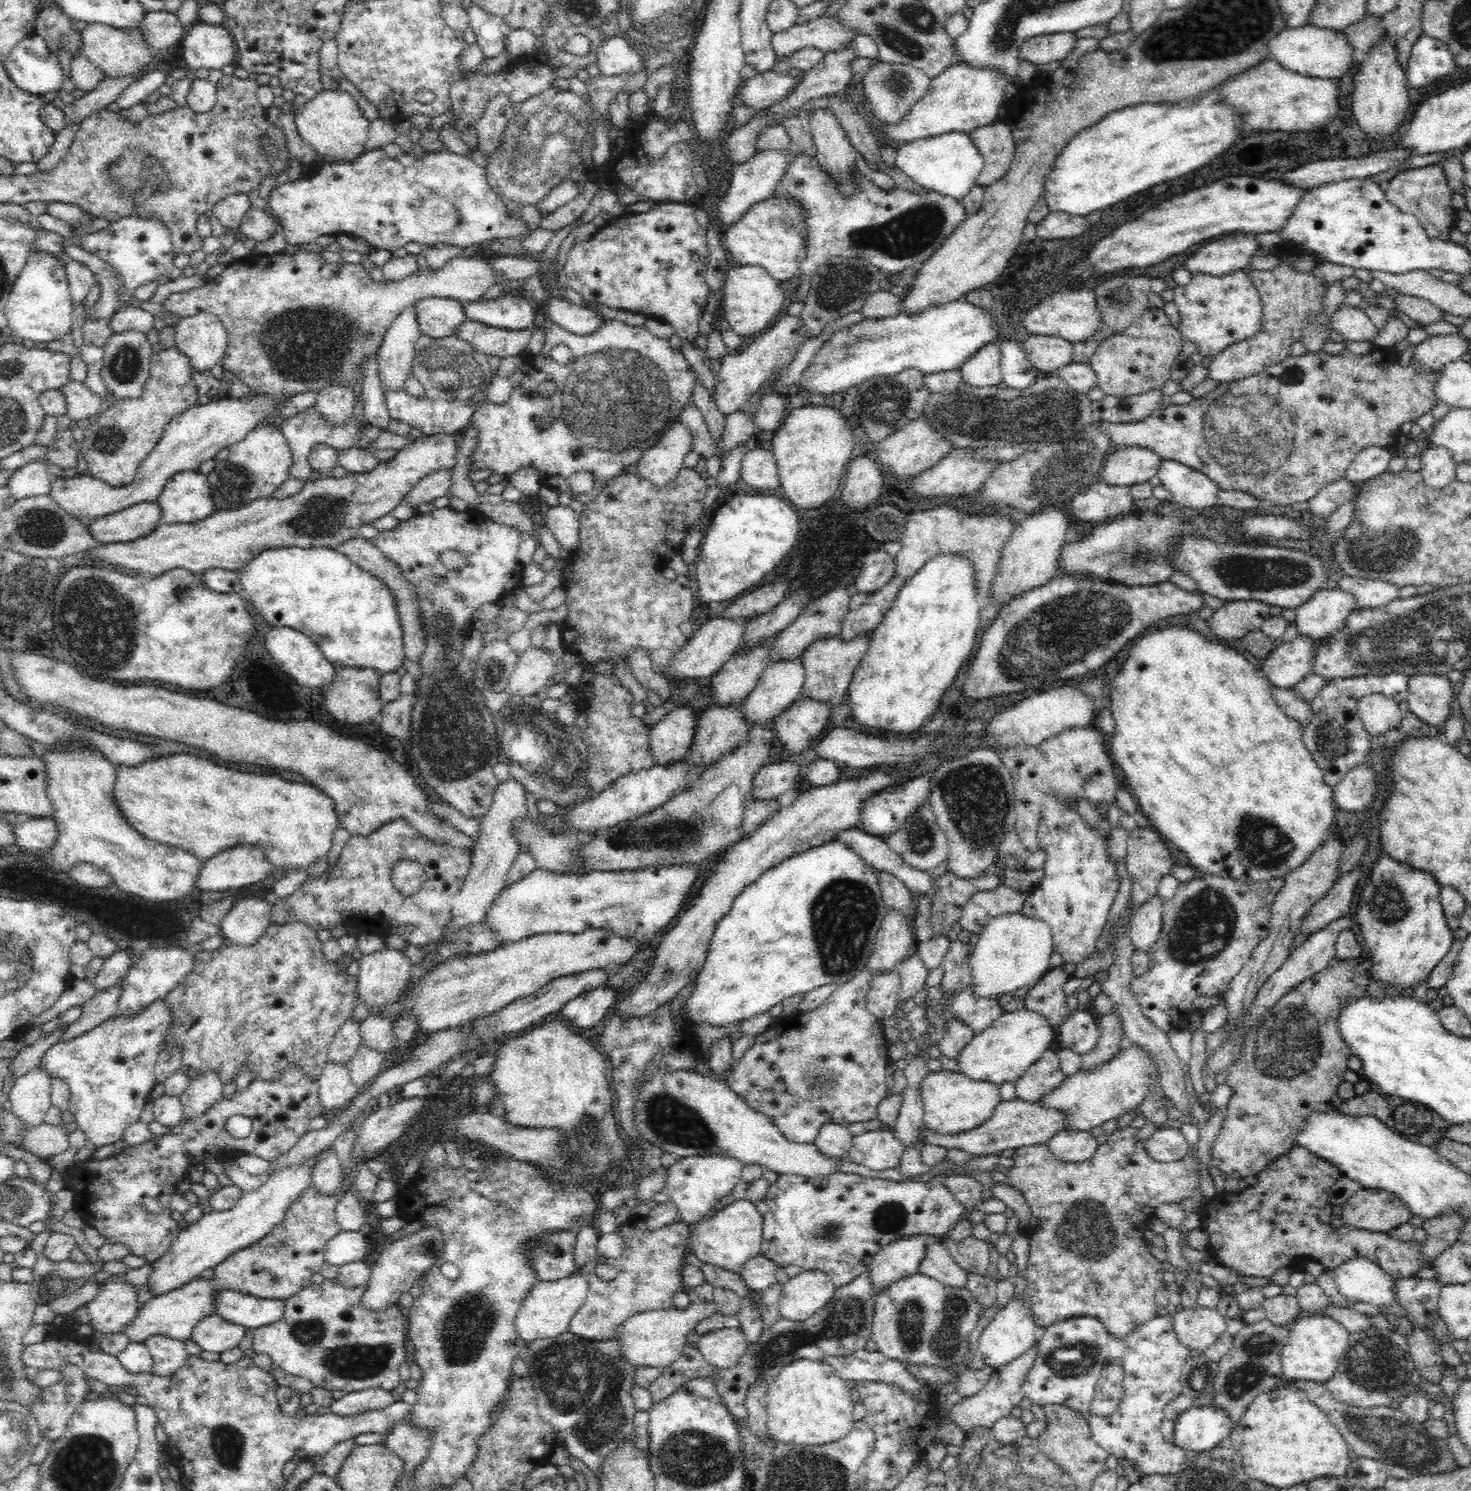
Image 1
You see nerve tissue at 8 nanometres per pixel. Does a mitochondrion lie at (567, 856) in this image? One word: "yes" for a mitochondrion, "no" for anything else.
no

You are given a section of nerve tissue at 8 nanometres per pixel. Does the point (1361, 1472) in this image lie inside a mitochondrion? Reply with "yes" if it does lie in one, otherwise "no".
yes

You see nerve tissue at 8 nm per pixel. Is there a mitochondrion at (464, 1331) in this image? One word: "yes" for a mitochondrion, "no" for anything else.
yes

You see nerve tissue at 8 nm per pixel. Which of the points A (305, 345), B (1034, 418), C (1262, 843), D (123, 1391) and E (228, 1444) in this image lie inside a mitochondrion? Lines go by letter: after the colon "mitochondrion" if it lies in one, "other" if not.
A: mitochondrion
B: mitochondrion
C: mitochondrion
D: other
E: mitochondrion

